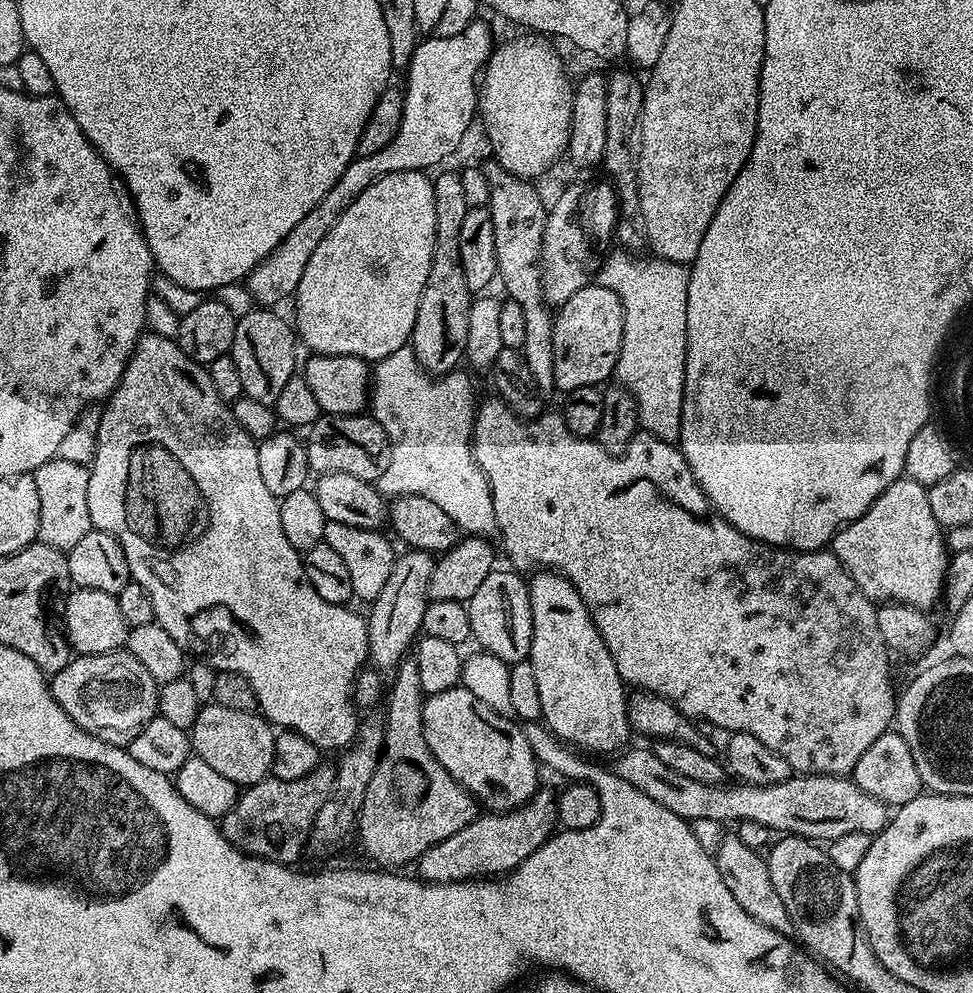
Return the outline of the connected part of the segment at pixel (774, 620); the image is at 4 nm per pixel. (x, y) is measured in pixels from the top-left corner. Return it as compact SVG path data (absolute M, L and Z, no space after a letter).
M491 398L491 399L492 399L492 400L488 400L488 401L486 401L486 402L485 402L485 404L484 404L484 401L483 401L483 403L481 403L481 404L480 404L480 405L479 405L479 407L477 407L477 410L476 410L476 422L475 422L475 424L473 424L473 425L472 425L472 456L473 456L473 457L474 457L474 459L475 459L475 460L476 460L476 465L477 465L477 466L479 466L479 467L480 467L480 469L481 469L481 470L482 470L482 474L483 474L483 475L484 475L484 477L485 477L485 478L486 478L486 482L487 482L487 483L488 483L488 485L489 485L489 486L490 486L490 490L491 490L491 491L492 491L492 501L493 501L493 502L494 502L494 518L495 518L495 519L496 519L496 531L497 531L497 533L498 533L498 541L499 541L499 540L500 540L500 544L501 544L501 545L500 545L500 544L499 544L499 547L500 547L500 548L501 548L501 549L502 549L502 552L503 552L503 548L502 548L502 547L504 547L504 552L505 552L505 554L506 554L506 555L508 555L508 560L509 560L509 562L510 562L510 563L512 563L512 564L509 564L509 565L511 565L511 567L512 567L512 568L513 568L513 569L516 569L516 570L525 570L525 569L524 569L524 568L528 568L528 567L530 567L530 566L531 566L531 564L540 564L540 565L536 565L536 566L539 566L539 567L540 567L540 568L541 568L541 569L544 569L544 570L551 570L551 571L554 571L554 572L558 572L558 573L560 573L560 575L561 575L561 576L564 576L564 577L565 577L565 578L566 578L566 579L568 579L568 580L569 580L569 582L571 582L571 584L572 584L572 585L573 585L573 586L574 586L574 590L578 590L578 594L579 594L579 595L580 595L580 597L581 597L581 598L582 598L582 602L586 602L586 606L587 606L587 607L588 607L588 613L589 613L589 614L591 614L591 615L592 615L592 621L593 621L593 622L594 622L594 626L595 626L595 627L596 627L596 629L597 629L597 630L598 630L598 634L602 634L602 642L606 642L606 650L610 650L610 658L614 658L614 666L615 666L615 667L616 667L616 669L617 669L617 670L618 670L618 674L619 674L619 675L620 675L620 676L621 676L621 678L622 678L622 679L623 679L623 680L624 680L624 683L625 683L625 685L628 685L628 686L631 686L631 687L632 687L632 688L633 688L633 689L636 689L636 690L643 690L643 691L645 691L645 692L654 692L654 693L657 693L657 694L659 694L659 695L661 695L661 696L665 696L665 698L667 698L667 699L668 699L668 700L669 700L669 701L670 701L670 703L672 703L672 704L673 704L673 706L674 706L674 707L675 707L675 708L677 708L677 709L678 709L678 710L679 710L679 712L680 712L680 713L681 713L681 714L683 714L683 716L687 716L687 717L689 717L689 718L697 718L697 717L696 717L696 716L701 716L701 718L702 718L702 719L704 719L704 720L709 720L709 722L710 722L710 723L712 723L712 724L713 724L713 726L714 726L714 727L716 727L716 728L725 728L725 730L726 730L726 731L725 731L725 733L728 733L728 734L731 734L731 733L733 733L733 732L745 732L745 733L746 733L746 734L754 734L754 738L758 738L758 742L762 742L762 743L764 743L764 745L766 745L766 746L770 746L770 750L774 750L774 754L782 754L782 758L786 758L786 762L790 762L790 766L791 766L791 767L792 767L792 770L793 770L793 773L796 773L796 774L815 774L815 775L817 775L817 776L843 776L843 777L847 777L847 776L848 776L848 775L849 775L849 774L850 774L850 773L852 773L852 771L853 771L853 770L854 770L854 766L855 766L855 765L856 765L856 763L857 763L857 762L858 762L858 758L862 758L862 754L863 754L863 752L864 752L864 751L866 751L866 750L867 750L867 748L869 748L869 746L870 746L870 745L871 745L871 744L872 744L872 743L874 743L874 741L875 741L875 740L877 740L877 739L878 739L878 737L879 737L879 736L881 736L881 734L882 734L882 733L883 733L883 732L887 732L887 731L889 731L889 729L891 729L891 728L892 728L892 727L893 727L893 724L894 724L894 717L895 717L895 714L896 714L896 701L897 701L897 699L898 699L898 692L897 692L897 689L895 689L895 690L894 690L894 689L892 689L892 668L891 668L891 666L890 666L890 665L888 665L888 659L890 659L890 653L889 653L889 651L888 651L888 647L886 647L886 645L885 645L885 644L884 644L884 643L883 643L883 642L882 642L882 634L878 634L878 618L877 618L877 617L876 617L876 609L877 609L877 605L876 605L876 604L875 604L875 603L873 603L873 601L871 601L871 600L868 600L868 599L867 599L867 598L866 598L866 597L864 597L864 595L863 595L863 594L862 594L862 590L858 590L858 586L857 586L857 585L856 585L856 583L855 583L855 582L854 582L854 578L850 578L850 574L849 574L849 573L848 573L848 572L847 572L847 570L845 570L845 568L844 568L844 567L843 567L843 566L842 566L842 562L838 562L838 558L837 558L837 557L836 557L836 556L835 556L835 555L834 555L834 554L833 554L833 552L832 552L832 551L830 551L830 550L821 550L821 551L818 551L818 552L793 552L793 551L791 551L791 550L789 550L789 549L786 549L786 548L778 548L778 547L775 547L775 546L773 546L773 545L770 545L770 544L764 544L764 543L762 543L762 542L761 542L761 541L760 541L760 540L755 540L755 539L754 539L754 538L750 538L750 537L749 537L749 536L747 536L747 535L746 535L746 534L742 534L742 533L741 533L741 532L740 532L740 531L739 531L739 530L737 530L737 529L736 529L736 527L734 527L734 525L733 525L733 524L731 524L731 523L730 523L730 522L726 522L726 521L725 521L725 520L724 520L724 519L723 519L723 518L721 518L721 517L720 517L720 515L719 515L719 514L717 514L717 513L716 513L716 512L715 512L715 511L712 511L712 510L710 510L710 505L709 505L709 503L708 503L708 496L707 496L707 494L706 494L706 493L704 493L704 492L703 492L703 490L701 490L701 489L700 489L700 487L699 487L699 486L698 486L698 482L697 482L697 481L696 481L696 479L695 479L695 478L694 478L694 474L693 474L693 473L692 473L692 471L691 471L691 470L690 470L690 466L689 466L689 465L688 465L688 463L687 463L687 462L686 462L686 458L685 458L685 457L684 457L684 456L683 456L683 455L682 455L682 454L681 454L681 453L680 453L680 450L679 450L679 447L677 447L677 445L676 445L676 444L667 444L667 443L666 443L666 442L662 442L662 441L661 441L661 440L659 440L659 438L658 438L658 437L657 437L657 436L652 436L652 435L650 435L650 434L649 434L649 432L646 432L646 431L643 431L643 430L641 430L641 431L639 431L639 432L637 432L637 433L636 433L636 436L635 436L635 437L634 437L634 438L633 438L633 439L632 439L632 441L631 441L631 442L630 442L630 446L626 446L626 450L625 450L625 451L624 451L624 452L619 452L619 454L617 454L617 455L616 455L616 456L611 456L611 455L610 455L610 453L608 453L608 452L607 452L607 451L606 451L606 450L602 450L602 449L601 449L601 448L600 448L600 445L599 445L599 444L597 444L597 443L596 443L596 441L595 441L595 439L592 439L592 438L585 438L585 437L583 437L583 436L575 436L575 434L574 434L574 433L572 433L572 432L569 432L569 430L568 430L568 427L567 427L567 426L566 426L566 422L565 422L565 421L564 421L564 418L563 418L563 415L561 415L561 413L560 413L560 412L559 412L559 411L556 411L556 412L552 412L552 410L548 410L548 411L545 411L545 413L544 413L544 415L542 415L542 416L537 416L537 417L536 417L536 419L535 419L535 420L526 420L526 419L523 419L523 418L521 418L521 417L519 417L519 416L517 416L517 415L516 415L516 413L515 413L515 412L512 412L512 411L511 411L511 410L510 410L510 409L509 409L509 408L508 408L508 406L507 406L507 404L505 404L505 403L504 403L504 401L503 401L503 400L501 400L501 399L499 399L499 398Z

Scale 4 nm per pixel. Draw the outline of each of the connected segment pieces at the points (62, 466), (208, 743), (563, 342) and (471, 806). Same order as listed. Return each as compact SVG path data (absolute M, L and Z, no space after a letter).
M56 457L40 466L33 476L38 485L39 502L42 504L42 512L39 515L39 541L67 552L93 529L87 505L88 468L83 464Z
M208 702L201 707L190 735L193 753L200 756L202 762L207 762L211 768L218 770L218 774L230 778L230 782L247 786L269 779L277 733L263 715L230 710L221 704Z
M598 282L582 286L578 294L573 294L568 301L559 305L554 316L555 391L567 394L611 381L618 354L622 350L623 329L624 311L618 294L614 294L614 290L606 290L606 286Z
M405 658L394 670L390 687L386 692L388 709L382 713L384 721L384 751L380 753L380 761L374 770L374 778L370 778L370 786L366 790L366 802L362 802L358 837L364 852L373 860L373 865L384 870L399 869L399 864L411 865L432 844L442 842L462 826L466 826L478 815L476 799L462 787L448 771L440 765L438 758L429 750L422 726L422 710L426 699L422 690L422 682L418 678L418 666L415 659Z

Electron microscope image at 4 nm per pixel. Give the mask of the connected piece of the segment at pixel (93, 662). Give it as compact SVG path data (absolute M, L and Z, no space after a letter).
M126 650L93 656L73 655L68 664L51 677L50 687L58 706L70 714L79 728L111 744L127 746L139 728L158 715L157 682L150 678L150 670Z

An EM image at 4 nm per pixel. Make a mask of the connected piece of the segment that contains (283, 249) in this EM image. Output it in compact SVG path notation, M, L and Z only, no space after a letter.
M480 18L466 26L462 34L454 34L454 38L433 35L417 43L406 69L408 81L402 84L404 110L398 134L390 146L384 146L378 154L357 155L350 166L342 170L342 178L326 190L326 198L322 198L322 202L318 202L318 206L314 206L314 210L310 210L310 214L306 214L306 218L286 234L286 238L282 238L280 245L265 260L254 266L246 278L246 287L257 305L280 306L276 304L295 293L302 270L306 270L306 262L310 262L318 242L330 234L330 226L342 218L342 210L346 210L362 190L374 186L374 182L378 182L378 178L386 178L386 174L435 169L447 155L454 154L466 128L477 119L478 77L493 51L492 32Z

